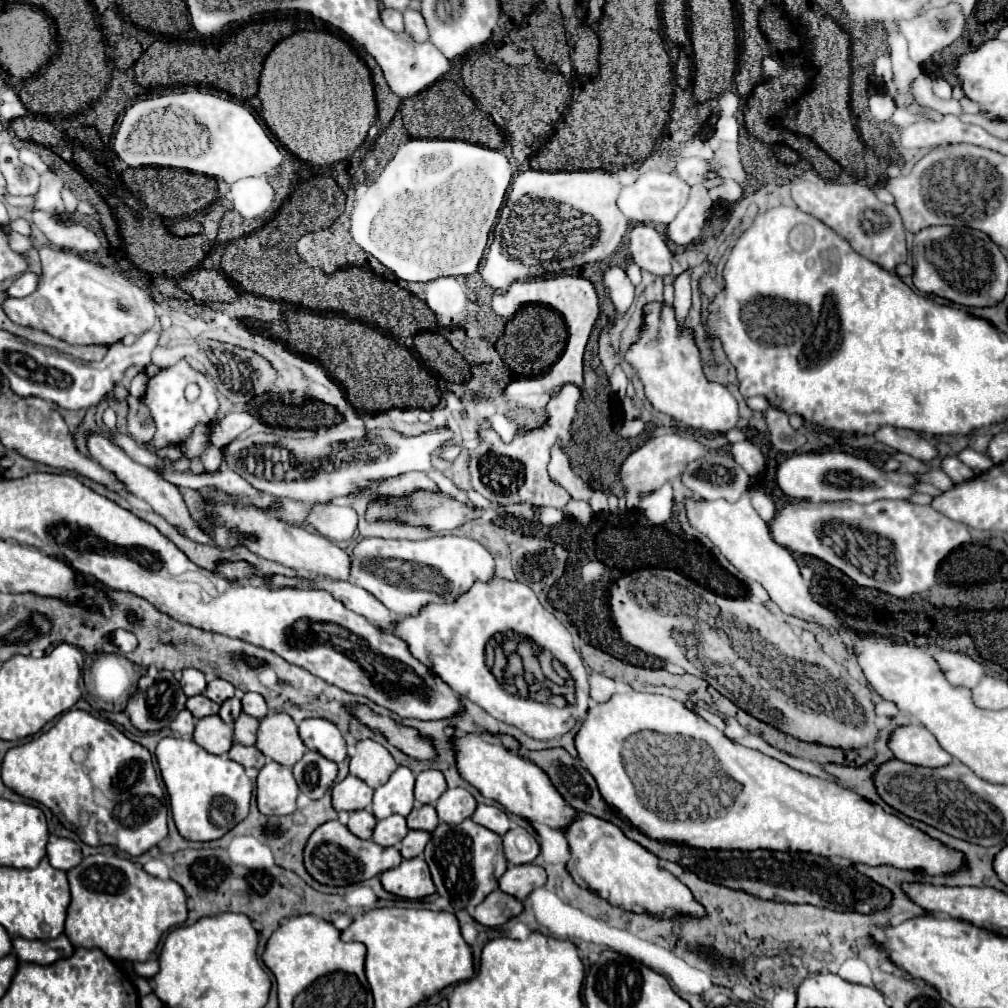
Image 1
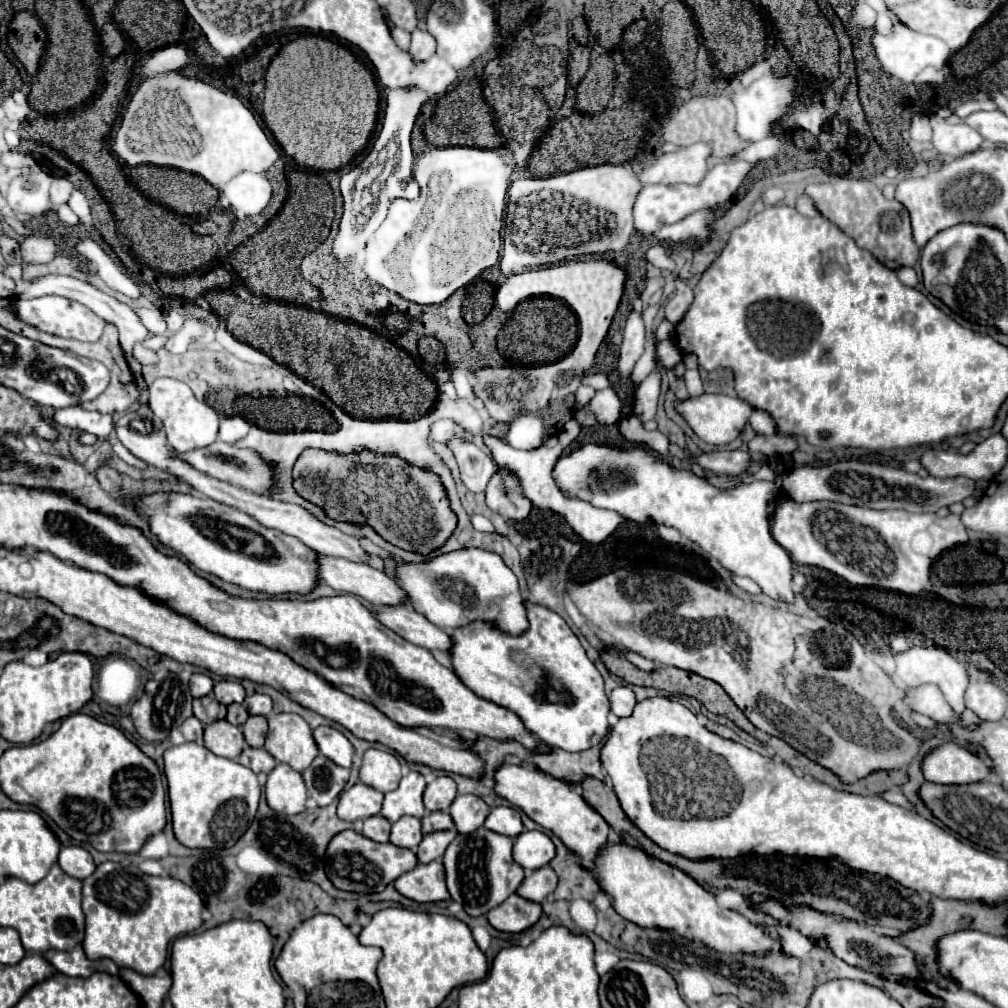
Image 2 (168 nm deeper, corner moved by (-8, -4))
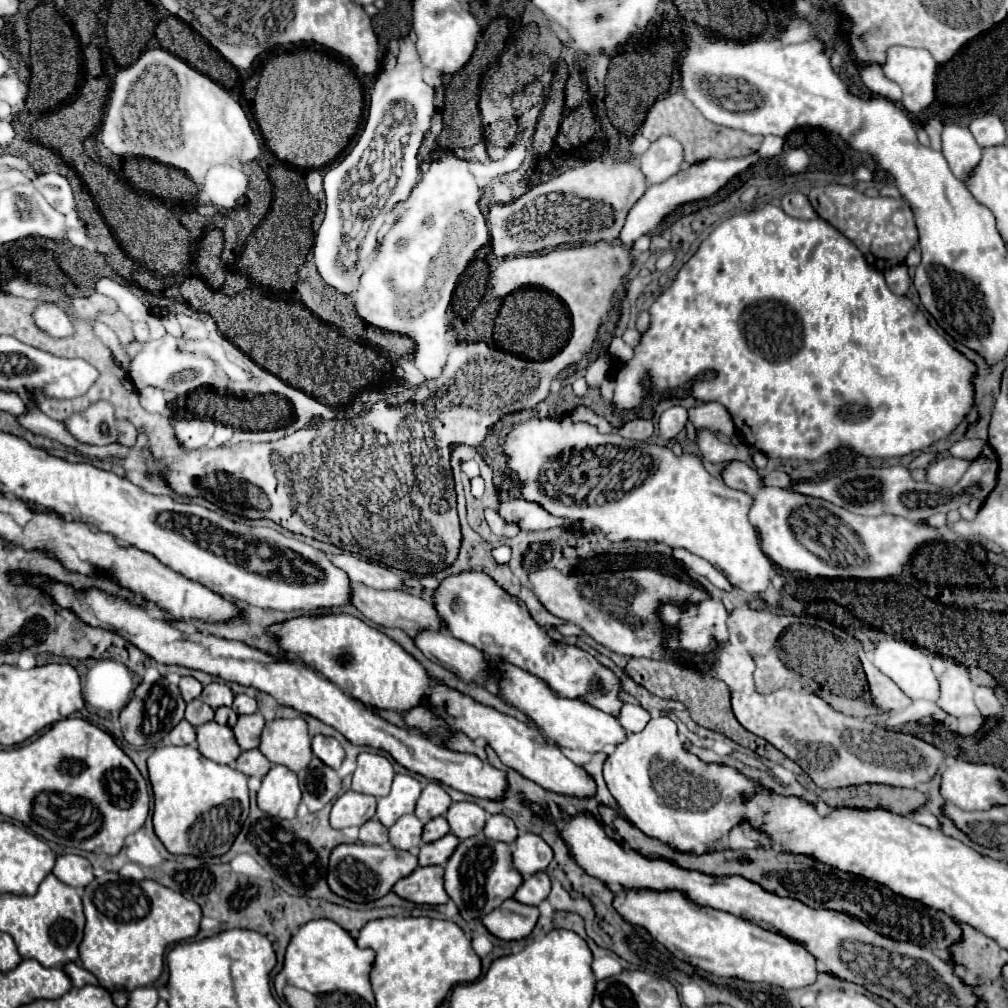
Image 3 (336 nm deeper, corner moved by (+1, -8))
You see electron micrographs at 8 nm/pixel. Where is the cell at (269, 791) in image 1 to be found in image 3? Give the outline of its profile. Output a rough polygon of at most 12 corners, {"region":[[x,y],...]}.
{"region":[[273,766],[257,804],[275,818],[295,818],[301,802],[297,776]]}

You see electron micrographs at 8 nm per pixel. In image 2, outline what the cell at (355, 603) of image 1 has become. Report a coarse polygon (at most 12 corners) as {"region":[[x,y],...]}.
{"region":[[406,606],[378,608],[376,618],[426,650],[448,652],[446,630]]}

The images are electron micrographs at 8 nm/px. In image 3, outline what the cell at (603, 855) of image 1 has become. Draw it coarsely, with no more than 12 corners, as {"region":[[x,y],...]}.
{"region":[[621,888],[613,908],[715,976],[803,988],[801,944],[679,890]]}

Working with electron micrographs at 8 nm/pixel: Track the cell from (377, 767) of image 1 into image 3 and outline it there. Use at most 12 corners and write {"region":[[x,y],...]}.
{"region":[[363,752],[353,790],[387,796],[395,770],[381,754]]}

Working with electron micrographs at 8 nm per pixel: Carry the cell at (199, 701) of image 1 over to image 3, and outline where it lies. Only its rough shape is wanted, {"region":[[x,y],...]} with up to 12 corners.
{"region":[[195,698],[187,704],[185,720],[197,728],[213,720],[213,708]]}

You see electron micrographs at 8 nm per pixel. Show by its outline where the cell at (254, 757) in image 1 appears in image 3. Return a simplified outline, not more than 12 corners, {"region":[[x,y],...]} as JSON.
{"region":[[259,750],[237,758],[239,772],[263,778],[271,762]]}

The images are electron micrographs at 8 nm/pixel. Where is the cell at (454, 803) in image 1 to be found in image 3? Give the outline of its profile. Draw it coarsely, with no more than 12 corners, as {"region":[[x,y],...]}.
{"region":[[453,802],[445,814],[461,840],[479,834],[489,814],[473,802]]}

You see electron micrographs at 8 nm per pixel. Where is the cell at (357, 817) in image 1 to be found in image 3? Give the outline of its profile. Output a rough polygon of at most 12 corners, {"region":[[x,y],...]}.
{"region":[[377,820],[359,828],[359,842],[387,844],[387,828]]}

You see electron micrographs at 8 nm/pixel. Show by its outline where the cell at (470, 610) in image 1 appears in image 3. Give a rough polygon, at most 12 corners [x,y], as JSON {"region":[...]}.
{"region":[[485,656],[497,696],[559,748],[595,754],[625,740],[615,716]]}

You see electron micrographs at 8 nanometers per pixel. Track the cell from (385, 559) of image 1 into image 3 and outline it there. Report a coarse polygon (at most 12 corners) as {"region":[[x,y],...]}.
{"region":[[483,570],[445,576],[443,630],[619,714],[617,676],[555,646]]}

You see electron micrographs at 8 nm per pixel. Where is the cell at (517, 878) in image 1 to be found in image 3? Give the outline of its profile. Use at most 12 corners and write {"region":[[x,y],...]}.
{"region":[[545,872],[529,876],[515,892],[521,904],[537,906],[549,896]]}

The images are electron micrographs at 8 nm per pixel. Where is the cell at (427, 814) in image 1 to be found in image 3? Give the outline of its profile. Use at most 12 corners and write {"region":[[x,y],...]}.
{"region":[[443,816],[423,826],[423,842],[439,840],[449,832]]}

